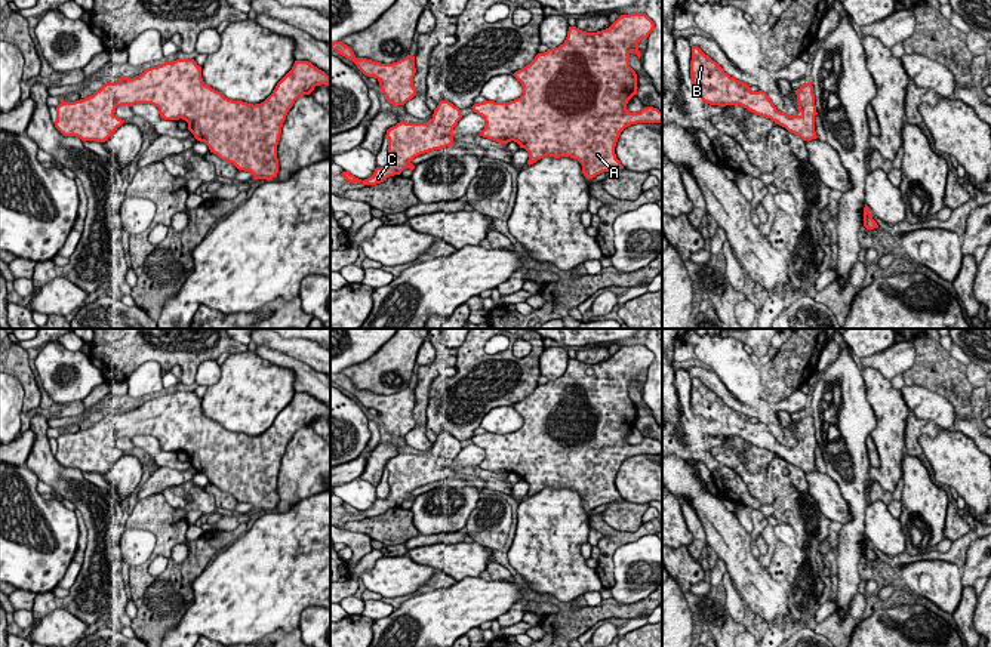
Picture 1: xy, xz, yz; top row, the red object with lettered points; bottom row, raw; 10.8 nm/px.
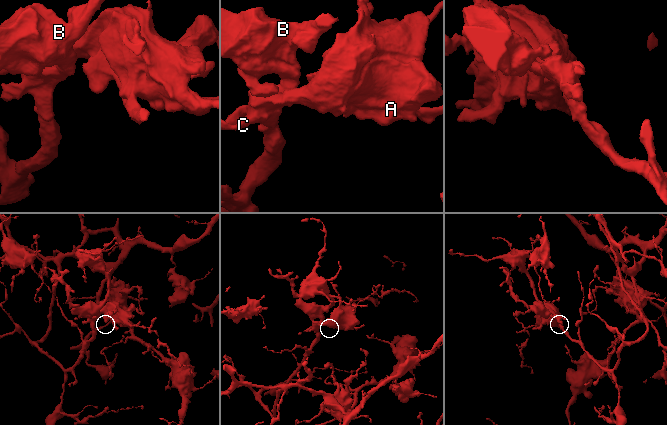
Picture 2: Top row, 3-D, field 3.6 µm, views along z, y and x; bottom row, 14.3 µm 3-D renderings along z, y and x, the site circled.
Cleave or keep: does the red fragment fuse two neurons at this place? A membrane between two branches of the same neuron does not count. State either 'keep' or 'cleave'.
keep

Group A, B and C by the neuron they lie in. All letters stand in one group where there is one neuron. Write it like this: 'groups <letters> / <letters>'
groups A B C

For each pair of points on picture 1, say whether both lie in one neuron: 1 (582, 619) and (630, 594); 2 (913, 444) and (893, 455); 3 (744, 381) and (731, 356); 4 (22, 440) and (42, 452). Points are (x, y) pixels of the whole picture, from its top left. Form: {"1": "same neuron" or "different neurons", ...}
{"1": "different neurons", "2": "different neurons", "3": "same neuron", "4": "different neurons"}

